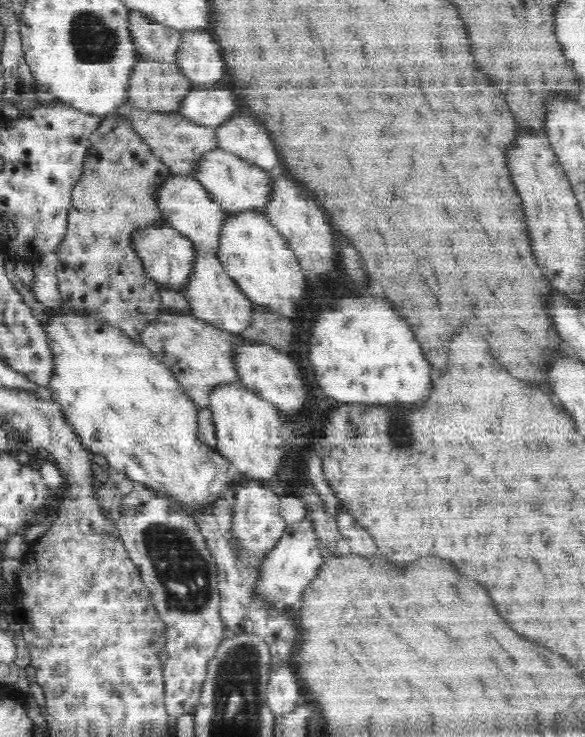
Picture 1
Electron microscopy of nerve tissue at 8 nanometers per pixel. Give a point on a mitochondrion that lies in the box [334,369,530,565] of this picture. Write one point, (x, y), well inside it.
(400, 433)

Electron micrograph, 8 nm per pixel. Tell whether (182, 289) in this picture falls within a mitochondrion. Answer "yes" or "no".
no

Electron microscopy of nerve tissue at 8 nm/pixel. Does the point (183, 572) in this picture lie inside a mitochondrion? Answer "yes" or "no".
yes

